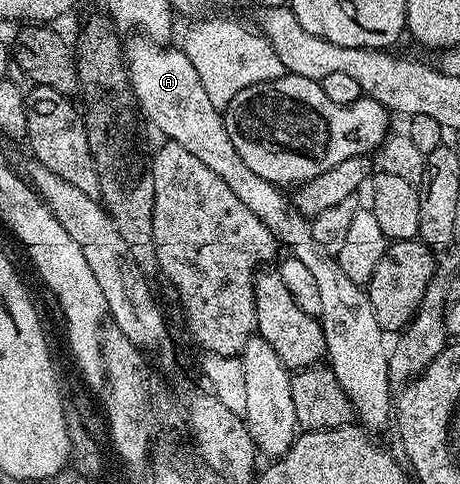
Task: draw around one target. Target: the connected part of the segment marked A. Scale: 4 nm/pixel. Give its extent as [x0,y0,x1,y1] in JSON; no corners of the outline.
[128,40,393,430]

